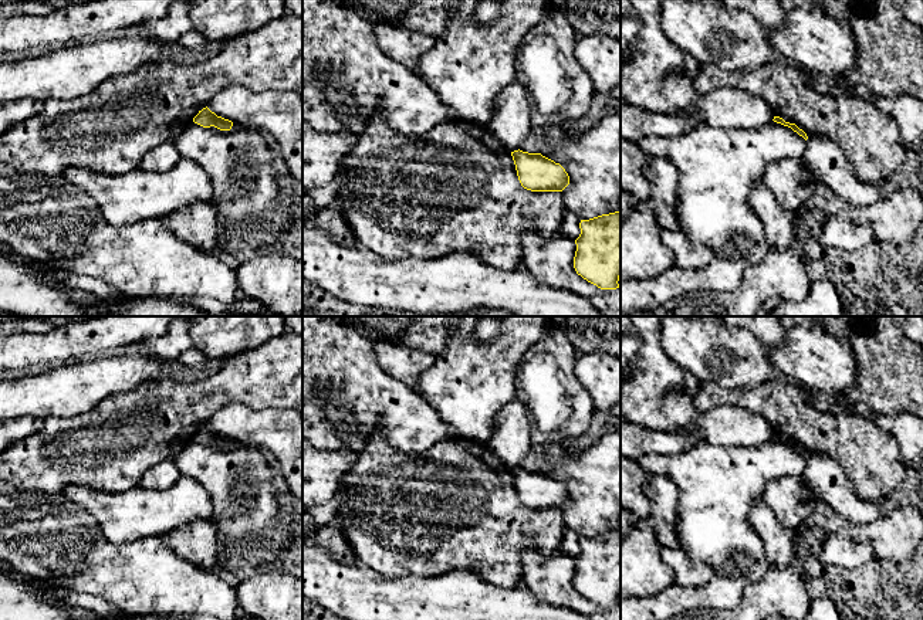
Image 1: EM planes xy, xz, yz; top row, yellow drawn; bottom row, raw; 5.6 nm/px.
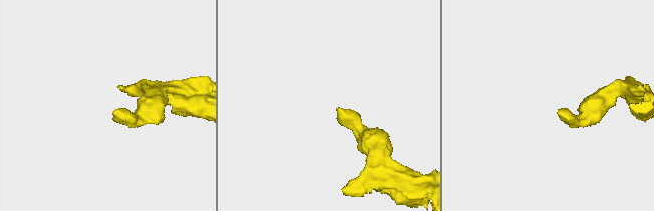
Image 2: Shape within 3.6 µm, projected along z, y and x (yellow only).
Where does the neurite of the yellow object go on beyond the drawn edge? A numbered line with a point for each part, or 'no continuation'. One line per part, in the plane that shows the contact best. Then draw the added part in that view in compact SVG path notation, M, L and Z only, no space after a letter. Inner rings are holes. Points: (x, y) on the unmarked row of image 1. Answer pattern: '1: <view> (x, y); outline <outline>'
no continuation

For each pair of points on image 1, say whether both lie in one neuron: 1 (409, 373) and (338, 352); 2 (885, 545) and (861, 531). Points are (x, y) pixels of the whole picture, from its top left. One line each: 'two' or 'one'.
1: two
2: one

